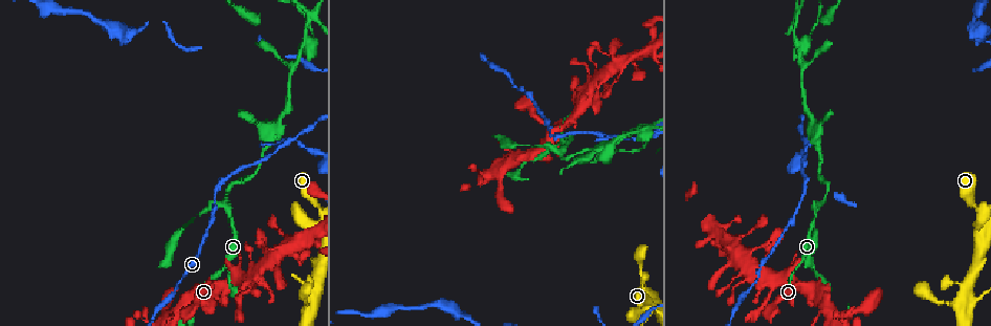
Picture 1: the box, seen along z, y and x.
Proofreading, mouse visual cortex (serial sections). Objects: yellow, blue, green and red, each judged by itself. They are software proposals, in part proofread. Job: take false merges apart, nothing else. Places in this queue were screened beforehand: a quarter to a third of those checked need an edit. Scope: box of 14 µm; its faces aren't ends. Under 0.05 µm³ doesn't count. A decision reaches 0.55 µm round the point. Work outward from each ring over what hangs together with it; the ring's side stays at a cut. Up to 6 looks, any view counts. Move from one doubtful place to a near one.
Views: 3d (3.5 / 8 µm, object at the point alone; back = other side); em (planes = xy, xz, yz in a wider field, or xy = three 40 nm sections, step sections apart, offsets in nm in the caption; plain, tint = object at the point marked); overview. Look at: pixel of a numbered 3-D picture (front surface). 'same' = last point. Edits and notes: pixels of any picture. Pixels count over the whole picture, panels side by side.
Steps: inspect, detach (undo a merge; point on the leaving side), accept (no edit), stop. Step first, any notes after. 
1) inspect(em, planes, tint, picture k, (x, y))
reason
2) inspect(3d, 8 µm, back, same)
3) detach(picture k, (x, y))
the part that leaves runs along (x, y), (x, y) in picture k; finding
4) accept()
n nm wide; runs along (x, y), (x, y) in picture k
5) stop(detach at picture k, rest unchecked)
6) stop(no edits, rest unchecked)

inspect(em, xy, step 3, tint, picture 1, (565, 120))
abrupt turn

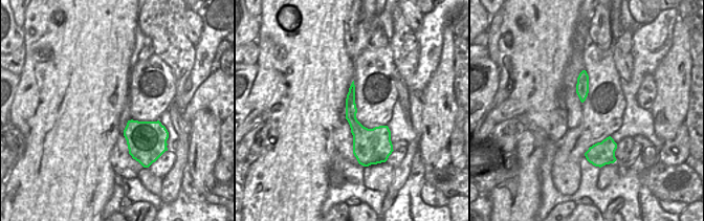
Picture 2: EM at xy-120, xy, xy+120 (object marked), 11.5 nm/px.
inspect(3d, 3.5 µm, same)
see where the arms go

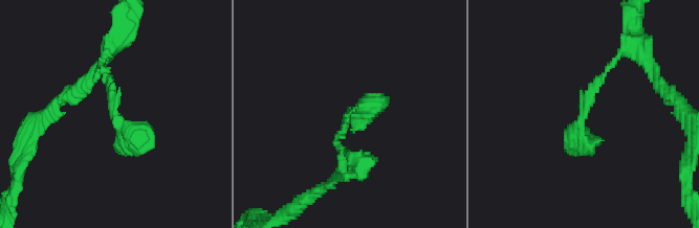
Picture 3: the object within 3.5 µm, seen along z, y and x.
accept()
runs along (352, 88), (358, 156) in picture 2; all the same cell

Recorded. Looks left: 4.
inspect(3d, 8 µm, picture 1, (224, 206))
arms part here

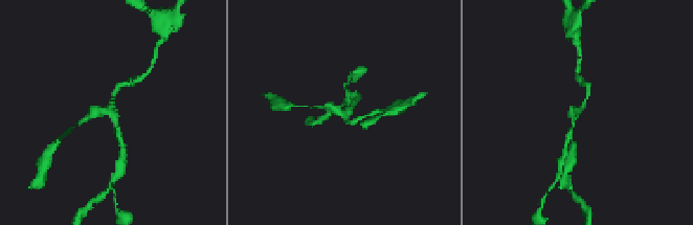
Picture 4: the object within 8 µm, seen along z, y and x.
inspect(em, xy, step 3, tint, picture 4, (342, 111))
3 arms; arms of 150, 150, 200 nm

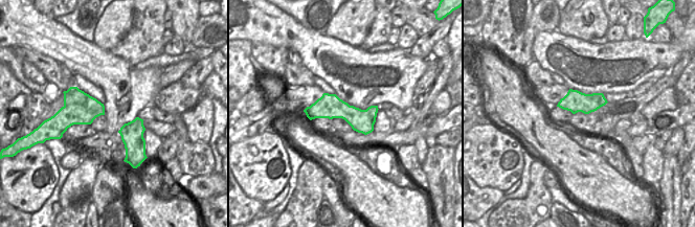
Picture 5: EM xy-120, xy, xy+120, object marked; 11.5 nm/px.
accept()
runs along (567, 137), (584, 106), (587, 87) in picture 4; one cell here

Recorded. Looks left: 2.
inspect(3d, 8 µm, picture 1, (617, 76))
sudden change in width

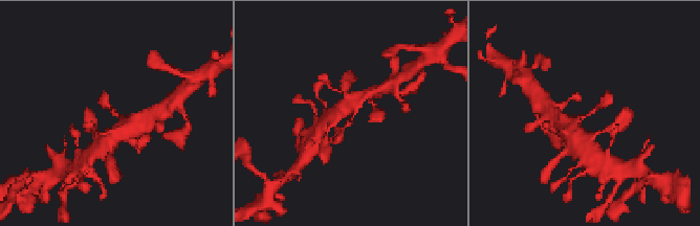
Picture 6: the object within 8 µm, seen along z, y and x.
inspect(em, xy, step 3, tint, picture 6, (118, 114))
need the tissue

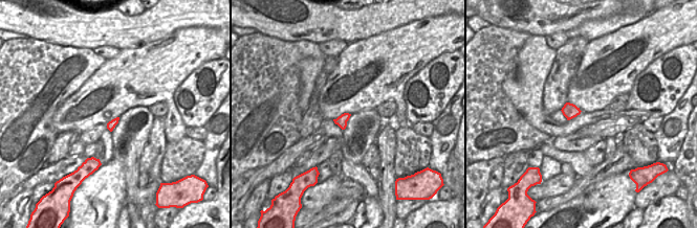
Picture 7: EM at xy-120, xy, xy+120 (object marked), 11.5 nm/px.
accept()
continuous, no second cell

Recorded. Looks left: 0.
stop(no edits, rest unchecked)

